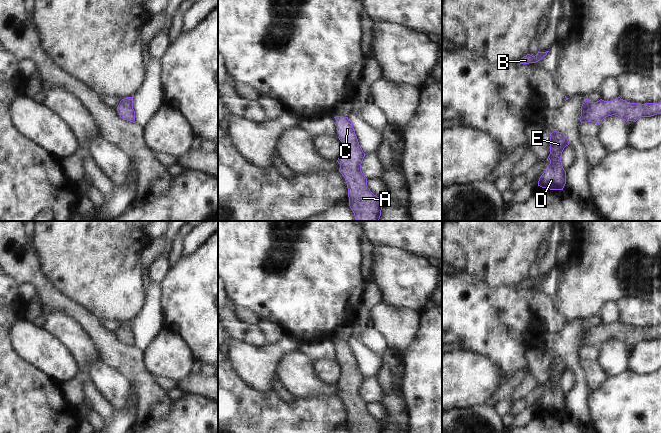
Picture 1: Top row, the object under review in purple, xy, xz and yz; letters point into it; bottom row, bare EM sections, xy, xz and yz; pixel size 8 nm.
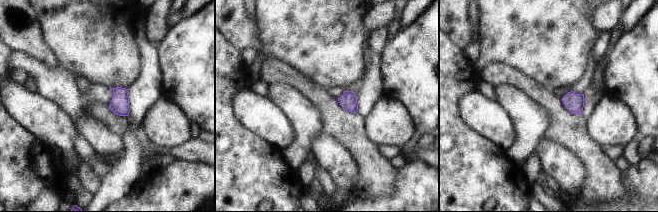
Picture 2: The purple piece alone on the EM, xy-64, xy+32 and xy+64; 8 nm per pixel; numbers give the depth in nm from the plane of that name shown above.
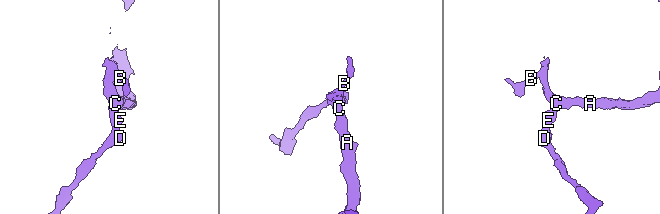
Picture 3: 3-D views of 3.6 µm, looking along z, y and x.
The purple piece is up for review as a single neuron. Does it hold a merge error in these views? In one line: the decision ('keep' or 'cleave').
keep

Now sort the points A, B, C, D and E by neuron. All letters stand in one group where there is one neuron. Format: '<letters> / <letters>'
A B C D E

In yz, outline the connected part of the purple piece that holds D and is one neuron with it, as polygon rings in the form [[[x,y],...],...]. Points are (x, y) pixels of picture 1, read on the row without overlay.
[[[553,355],[550,357],[550,388],[545,393],[538,405],[538,410],[550,414],[563,414],[566,408],[566,395],[561,386],[564,372],[569,365],[563,356]]]

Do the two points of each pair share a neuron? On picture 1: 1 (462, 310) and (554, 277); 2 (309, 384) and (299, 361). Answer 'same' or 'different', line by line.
1: same
2: same

